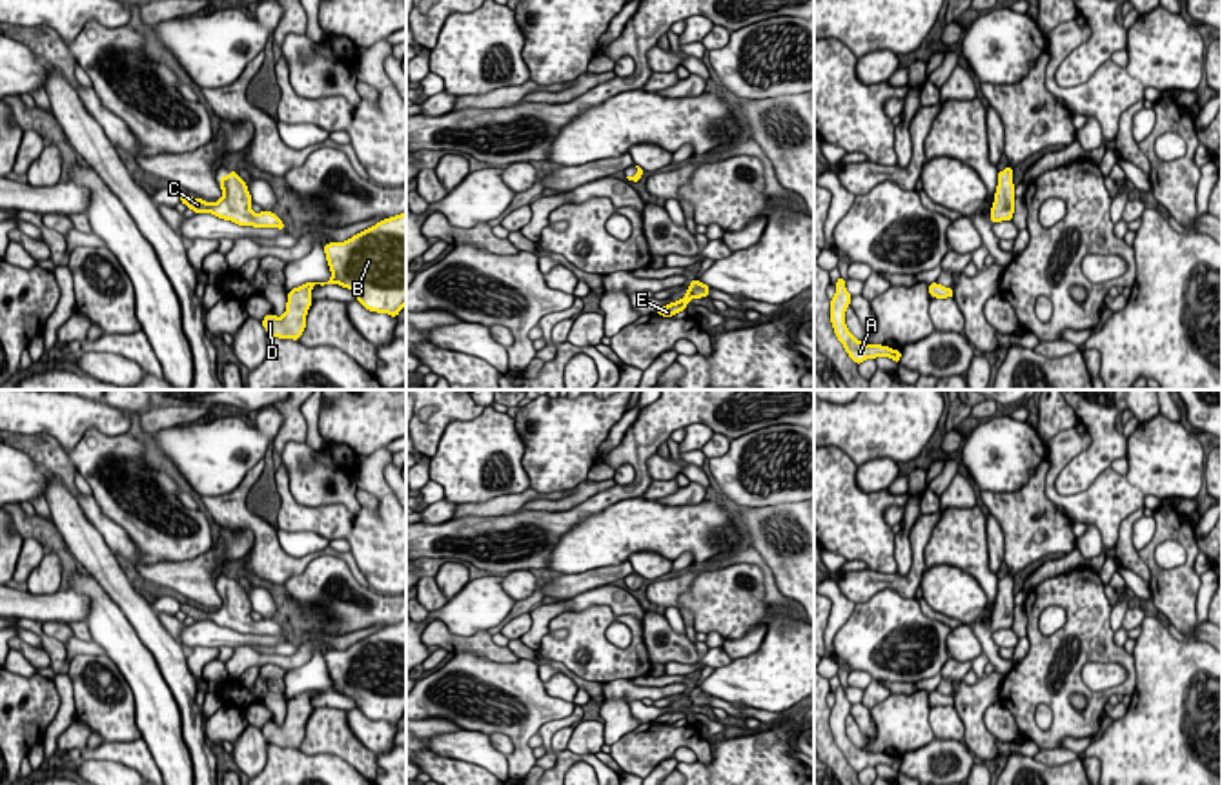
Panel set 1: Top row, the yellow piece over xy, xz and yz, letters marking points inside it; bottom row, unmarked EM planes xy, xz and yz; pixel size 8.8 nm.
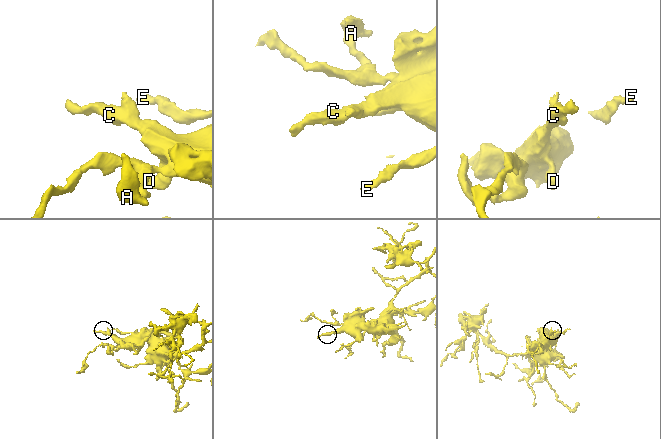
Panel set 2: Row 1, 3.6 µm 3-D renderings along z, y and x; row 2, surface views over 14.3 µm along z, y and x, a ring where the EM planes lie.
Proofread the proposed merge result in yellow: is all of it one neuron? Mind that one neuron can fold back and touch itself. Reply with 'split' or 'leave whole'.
leave whole

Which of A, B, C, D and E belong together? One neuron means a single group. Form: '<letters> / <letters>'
A B C D E

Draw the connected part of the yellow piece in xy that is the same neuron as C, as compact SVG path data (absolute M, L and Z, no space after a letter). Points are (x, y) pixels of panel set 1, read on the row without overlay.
M229 579L228 585L220 585L222 607L217 610L206 610L202 607L193 607L189 603L180 601L180 610L186 612L195 621L213 621L219 627L231 628L239 634L253 634L253 636L279 636L286 637L282 628L271 619L251 619L251 603L248 599L246 590L237 583L237 579Z

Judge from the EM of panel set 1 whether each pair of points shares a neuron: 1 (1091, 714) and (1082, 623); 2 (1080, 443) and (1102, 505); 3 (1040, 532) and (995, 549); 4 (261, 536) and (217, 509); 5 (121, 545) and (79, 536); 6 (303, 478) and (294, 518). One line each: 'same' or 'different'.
1: same
2: same
3: different
4: same
5: different
6: different

